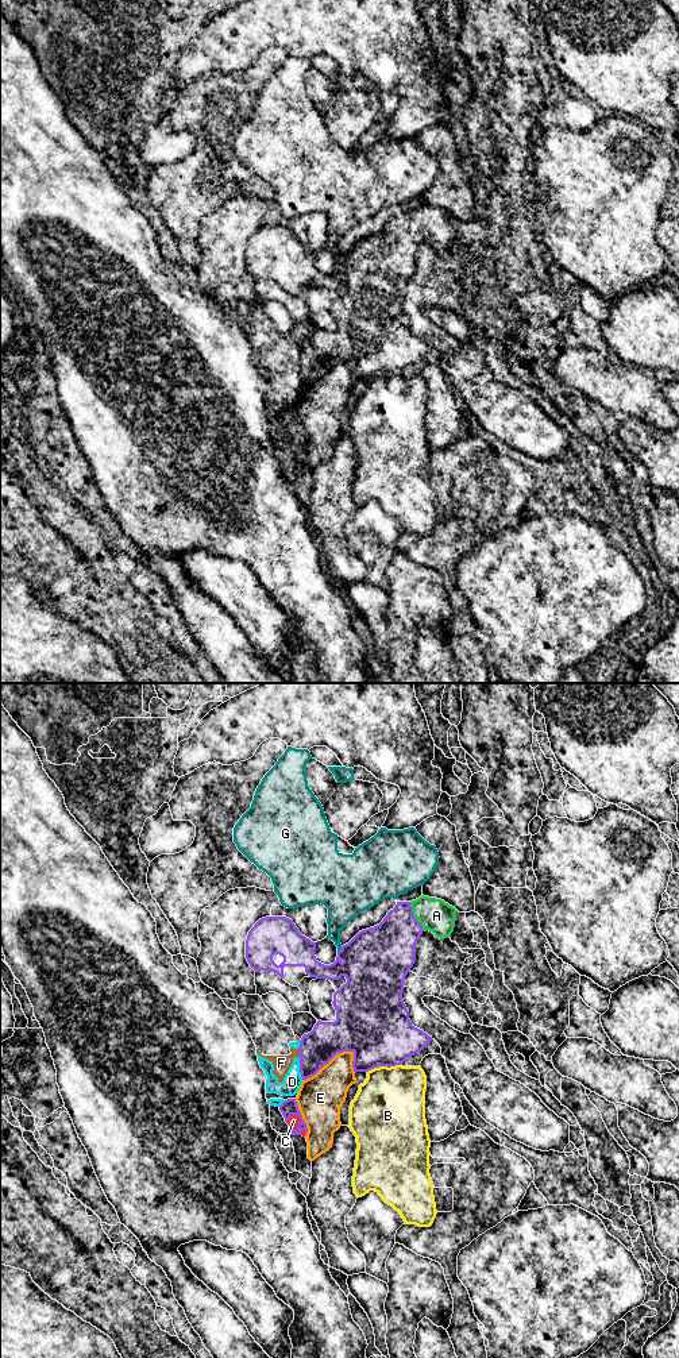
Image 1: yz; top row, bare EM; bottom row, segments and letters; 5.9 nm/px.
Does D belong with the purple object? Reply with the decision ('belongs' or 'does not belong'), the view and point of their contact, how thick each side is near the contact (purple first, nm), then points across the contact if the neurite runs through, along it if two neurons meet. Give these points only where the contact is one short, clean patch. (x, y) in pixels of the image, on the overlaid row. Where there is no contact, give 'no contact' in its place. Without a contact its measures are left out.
does not belong | yz (300, 1068) | 220/110 nm

